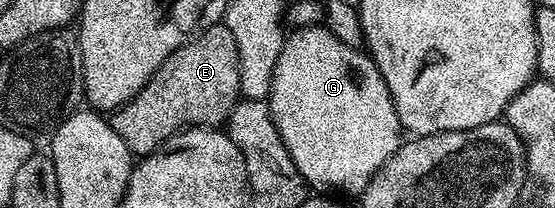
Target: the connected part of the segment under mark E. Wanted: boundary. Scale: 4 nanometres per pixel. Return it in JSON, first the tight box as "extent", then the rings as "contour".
{"extent":[110,24,241,156],"contour":[[[224,24],[210,26],[199,34],[188,38],[187,43],[178,46],[157,68],[155,75],[147,81],[145,88],[131,101],[119,107],[110,115],[111,127],[125,140],[132,155],[146,156],[173,134],[178,134],[184,128],[219,128],[227,121],[233,112],[235,103],[241,95],[238,82],[238,50],[233,33]]]}

